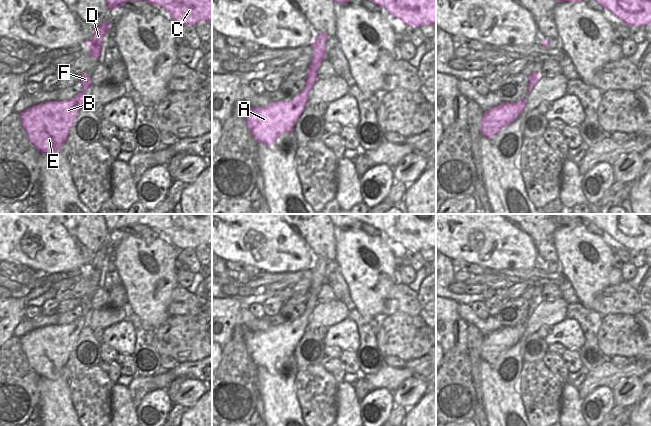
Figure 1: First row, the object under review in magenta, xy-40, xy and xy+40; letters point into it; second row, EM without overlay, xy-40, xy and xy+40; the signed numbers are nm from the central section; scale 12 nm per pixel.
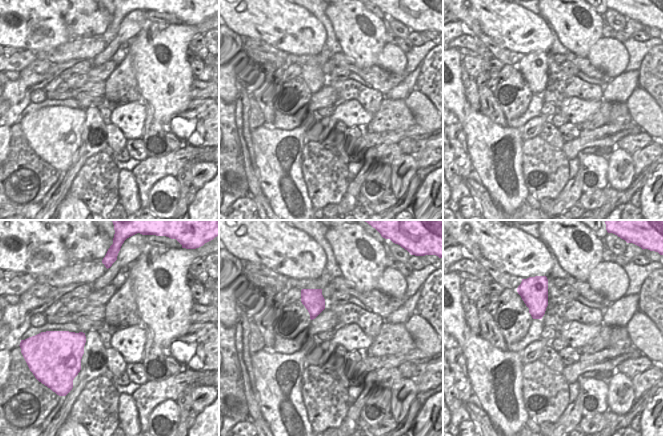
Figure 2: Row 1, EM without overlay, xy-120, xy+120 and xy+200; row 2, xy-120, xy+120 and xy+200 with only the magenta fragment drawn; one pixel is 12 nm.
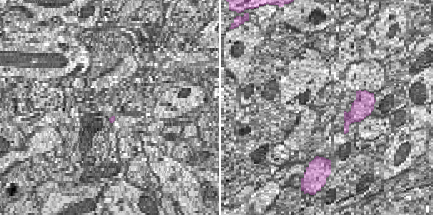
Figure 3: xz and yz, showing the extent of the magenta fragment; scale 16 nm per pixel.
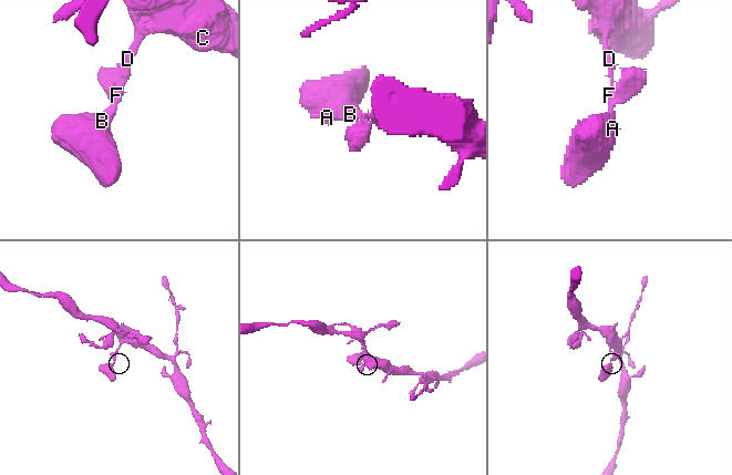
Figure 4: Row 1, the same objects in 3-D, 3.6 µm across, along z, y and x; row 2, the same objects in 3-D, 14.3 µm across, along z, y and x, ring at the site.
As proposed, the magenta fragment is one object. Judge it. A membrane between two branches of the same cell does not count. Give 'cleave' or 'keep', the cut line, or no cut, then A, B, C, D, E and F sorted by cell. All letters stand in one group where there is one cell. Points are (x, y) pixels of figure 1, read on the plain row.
keep; no cut; A B C D E F

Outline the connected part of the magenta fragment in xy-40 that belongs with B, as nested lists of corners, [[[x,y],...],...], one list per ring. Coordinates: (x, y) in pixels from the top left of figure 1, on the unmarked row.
[[[89,298],[81,300],[83,313],[74,322],[39,327],[19,337],[29,365],[40,377],[54,381],[66,366],[81,330],[85,327],[86,314],[92,310]]]

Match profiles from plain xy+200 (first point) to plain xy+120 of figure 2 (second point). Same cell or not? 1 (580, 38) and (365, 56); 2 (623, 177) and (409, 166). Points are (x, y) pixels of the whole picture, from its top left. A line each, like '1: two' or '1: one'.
1: one
2: one

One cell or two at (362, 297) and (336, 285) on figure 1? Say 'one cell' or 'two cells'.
two cells

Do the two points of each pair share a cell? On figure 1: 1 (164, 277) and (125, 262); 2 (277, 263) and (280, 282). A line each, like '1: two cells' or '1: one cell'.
1: one cell
2: two cells

